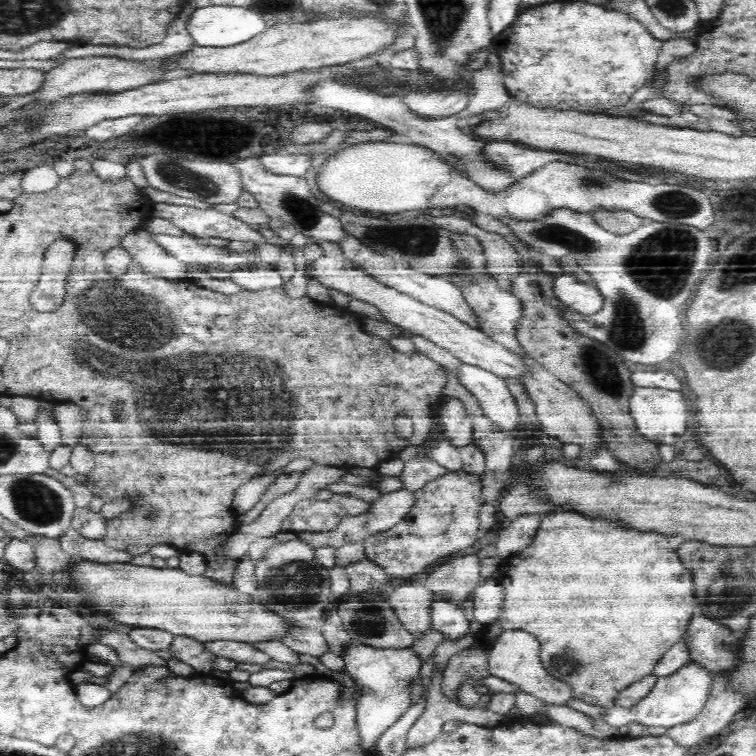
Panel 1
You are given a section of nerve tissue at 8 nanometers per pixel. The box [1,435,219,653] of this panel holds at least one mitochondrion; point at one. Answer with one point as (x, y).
(36, 502)

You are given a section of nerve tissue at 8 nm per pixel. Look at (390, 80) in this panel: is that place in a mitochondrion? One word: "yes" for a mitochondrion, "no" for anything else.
yes

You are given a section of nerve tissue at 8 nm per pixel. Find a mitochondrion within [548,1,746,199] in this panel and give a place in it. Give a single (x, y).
(596, 182)

